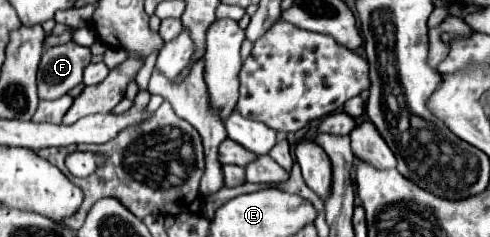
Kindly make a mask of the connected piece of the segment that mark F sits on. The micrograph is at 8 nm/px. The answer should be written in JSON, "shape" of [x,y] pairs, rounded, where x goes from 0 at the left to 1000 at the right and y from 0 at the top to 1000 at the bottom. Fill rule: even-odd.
{"shape":[[[149,173],[92,207],[76,308],[80,409],[116,418],[133,401],[141,376],[169,342],[169,291],[182,266],[186,266],[182,198],[165,198]]]}

